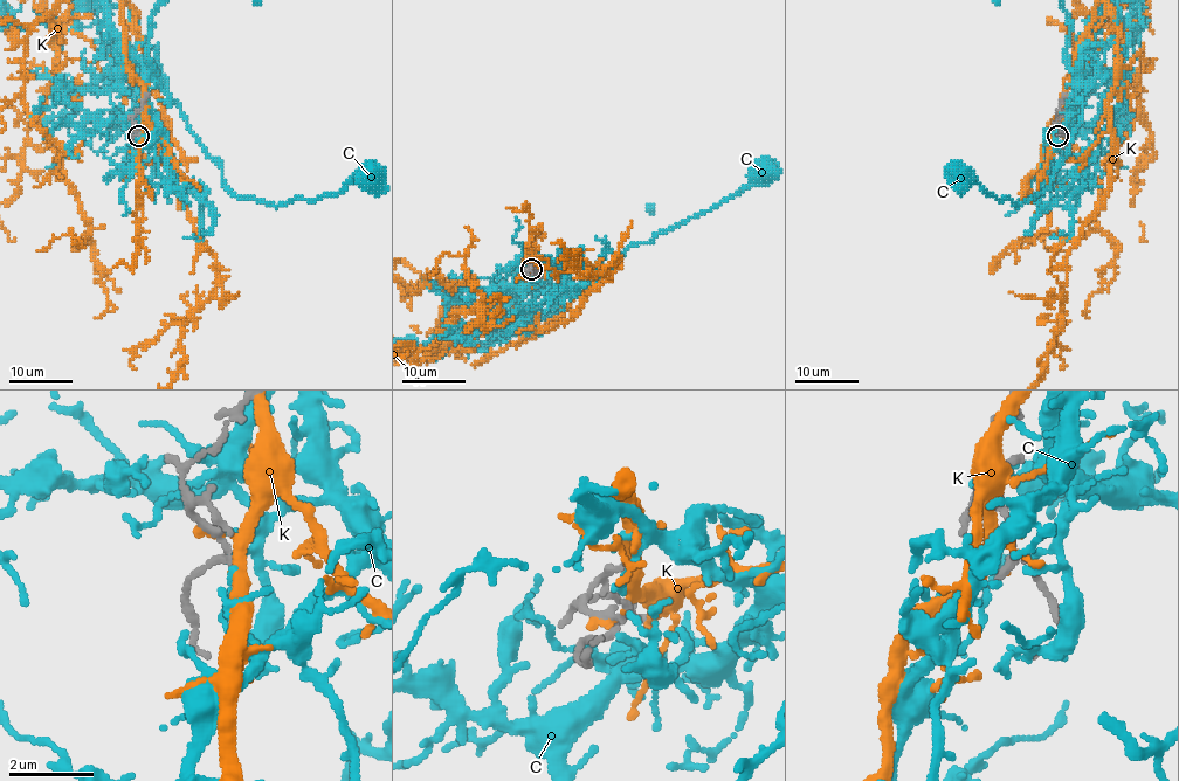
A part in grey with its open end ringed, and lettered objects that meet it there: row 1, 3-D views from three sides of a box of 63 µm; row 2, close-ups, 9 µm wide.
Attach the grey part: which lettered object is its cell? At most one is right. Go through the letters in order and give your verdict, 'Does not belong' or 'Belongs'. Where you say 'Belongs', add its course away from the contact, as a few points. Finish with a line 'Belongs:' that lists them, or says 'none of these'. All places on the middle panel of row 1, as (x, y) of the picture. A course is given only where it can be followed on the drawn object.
C: Does not belong
K: Does not belong
Belongs: none of these

